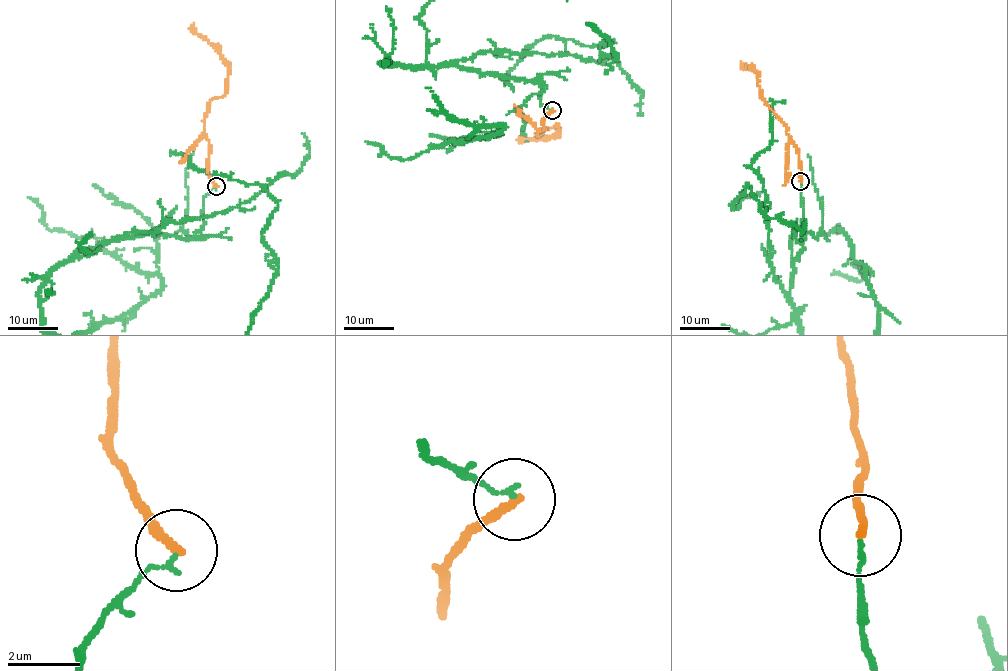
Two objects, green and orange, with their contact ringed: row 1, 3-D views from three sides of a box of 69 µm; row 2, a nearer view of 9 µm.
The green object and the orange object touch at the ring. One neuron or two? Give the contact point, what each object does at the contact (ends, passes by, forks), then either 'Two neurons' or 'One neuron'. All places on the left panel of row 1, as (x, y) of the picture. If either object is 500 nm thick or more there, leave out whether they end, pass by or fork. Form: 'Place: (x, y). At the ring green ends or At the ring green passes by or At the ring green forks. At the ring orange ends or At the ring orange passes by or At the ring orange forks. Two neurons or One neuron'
Place: (216, 186). At the ring green ends. At the ring orange ends. Two neurons

